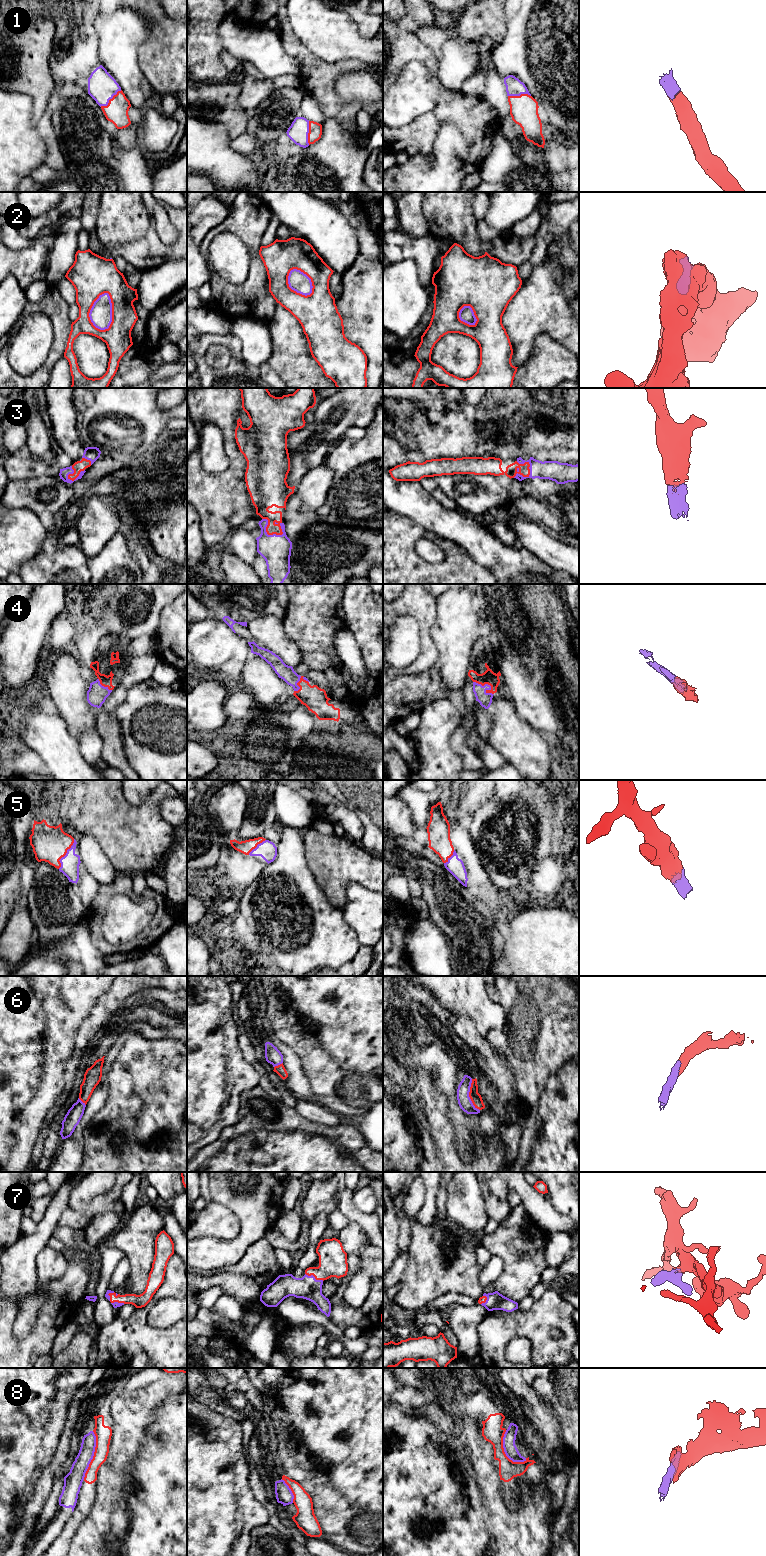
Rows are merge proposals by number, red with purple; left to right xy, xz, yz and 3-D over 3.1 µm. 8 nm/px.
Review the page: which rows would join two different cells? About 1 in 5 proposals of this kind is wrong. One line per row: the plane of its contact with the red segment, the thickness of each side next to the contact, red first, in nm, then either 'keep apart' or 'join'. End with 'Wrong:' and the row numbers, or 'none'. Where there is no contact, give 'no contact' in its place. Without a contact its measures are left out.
1: meets red in xy; 180 nm thick on the red side, 220 nm on the other; join
2: meets red in xy; 220 nm thick on the red side, 180 nm on the other; keep apart
3: meets red in xz; 160 nm thick on the red side, 240 nm on the other; join
4: meets red in yz; 110 nm thick on the red side, 110 nm on the other; join
5: meets red in xy; 280 nm thick on the red side, 150 nm on the other; join
6: meets red in yz; 90 nm thick on the red side, 110 nm on the other; join
7: meets red in xz; 220 nm thick on the red side, 190 nm on the other; join
8: meets red in xy; 130 nm thick on the red side, 140 nm on the other; keep apart
Wrong: 2, 8

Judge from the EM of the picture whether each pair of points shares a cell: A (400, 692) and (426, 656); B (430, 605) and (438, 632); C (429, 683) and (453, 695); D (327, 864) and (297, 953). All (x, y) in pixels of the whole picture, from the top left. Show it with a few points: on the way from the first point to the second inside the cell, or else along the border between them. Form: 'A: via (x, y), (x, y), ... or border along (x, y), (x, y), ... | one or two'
A: border along (434, 666), (417, 674), (402, 674), (393, 678) | two
B: border along (438, 599), (430, 628), (434, 644) | two
C: via (435, 689), (447, 693) | one
D: border along (308, 866), (316, 882), (333, 906) | two

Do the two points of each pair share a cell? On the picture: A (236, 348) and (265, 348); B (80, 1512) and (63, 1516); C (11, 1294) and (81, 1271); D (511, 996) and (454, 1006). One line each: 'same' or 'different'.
A: different
B: different
C: same
D: different

